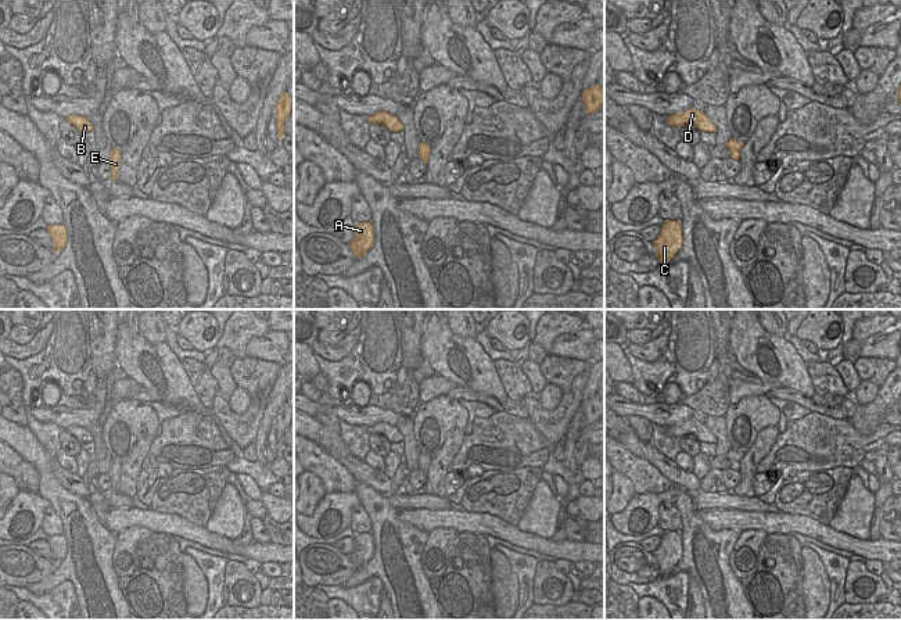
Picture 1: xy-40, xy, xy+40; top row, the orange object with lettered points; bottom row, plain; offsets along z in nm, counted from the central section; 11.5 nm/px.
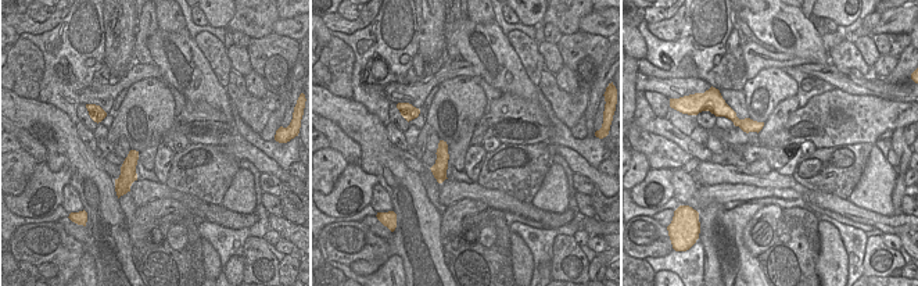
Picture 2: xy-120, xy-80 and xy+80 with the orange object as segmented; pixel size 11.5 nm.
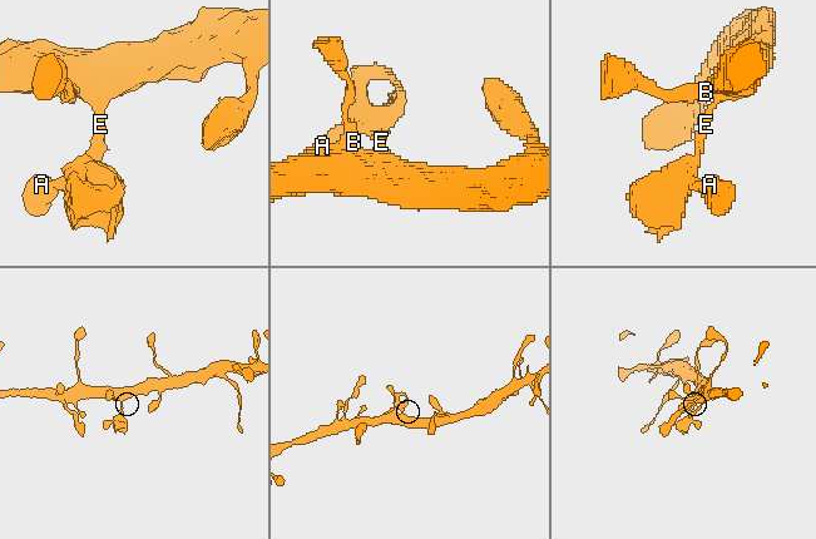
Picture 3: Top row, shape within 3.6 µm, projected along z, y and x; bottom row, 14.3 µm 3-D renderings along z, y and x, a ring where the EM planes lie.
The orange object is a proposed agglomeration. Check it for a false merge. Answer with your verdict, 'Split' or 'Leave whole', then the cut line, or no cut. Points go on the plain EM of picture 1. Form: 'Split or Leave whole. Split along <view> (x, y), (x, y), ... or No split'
Leave whole. No split.

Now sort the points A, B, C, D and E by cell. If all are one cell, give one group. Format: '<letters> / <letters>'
A B C D E

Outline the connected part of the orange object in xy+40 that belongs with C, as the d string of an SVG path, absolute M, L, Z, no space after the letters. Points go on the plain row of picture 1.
M665 531L658 548L653 552L660 574L668 574L683 553L682 535L679 531Z

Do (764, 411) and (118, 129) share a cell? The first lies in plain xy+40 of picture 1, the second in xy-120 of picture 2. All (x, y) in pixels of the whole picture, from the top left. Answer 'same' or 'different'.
same

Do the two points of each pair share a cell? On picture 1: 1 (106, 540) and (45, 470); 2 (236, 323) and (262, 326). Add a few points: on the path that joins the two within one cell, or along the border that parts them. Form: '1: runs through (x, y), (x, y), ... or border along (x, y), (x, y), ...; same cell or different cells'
1: runs through (86, 520), (78, 504), (68, 502), (56, 490); same cell
2: runs through (243, 325), (255, 326); same cell

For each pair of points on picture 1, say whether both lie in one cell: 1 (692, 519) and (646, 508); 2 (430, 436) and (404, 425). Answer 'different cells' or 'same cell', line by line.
1: different cells
2: different cells

